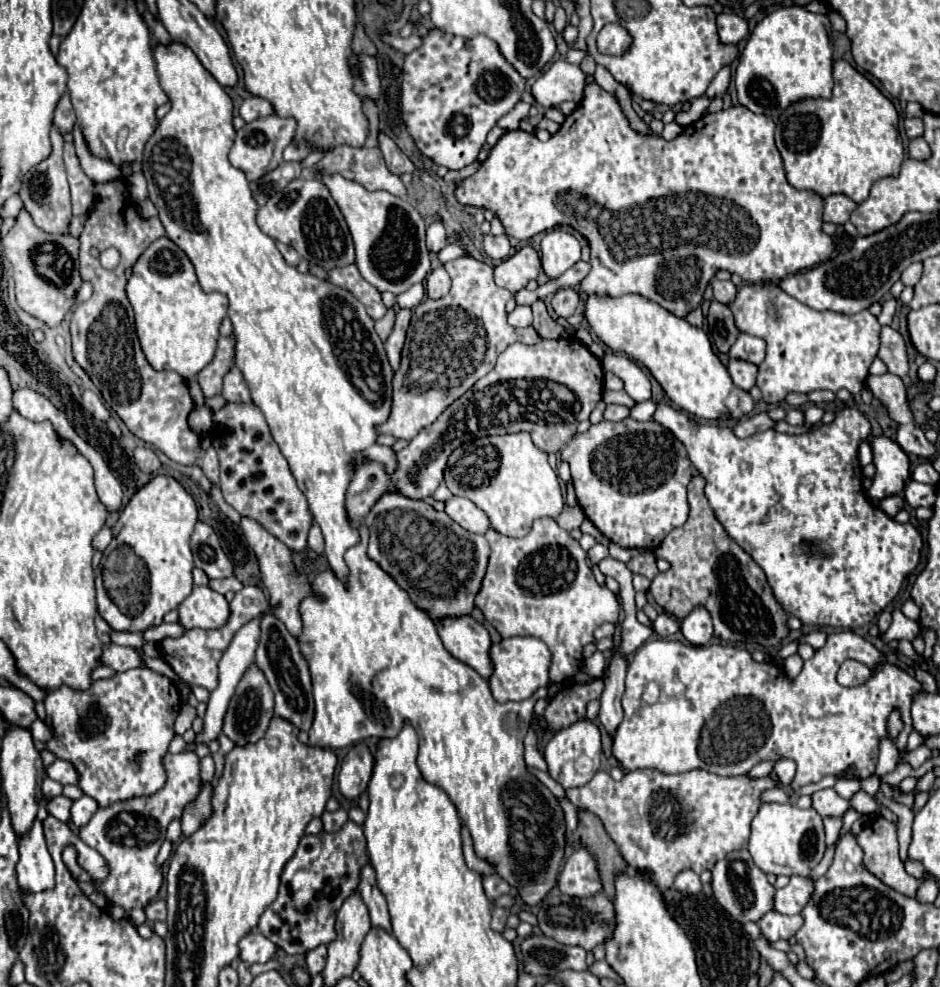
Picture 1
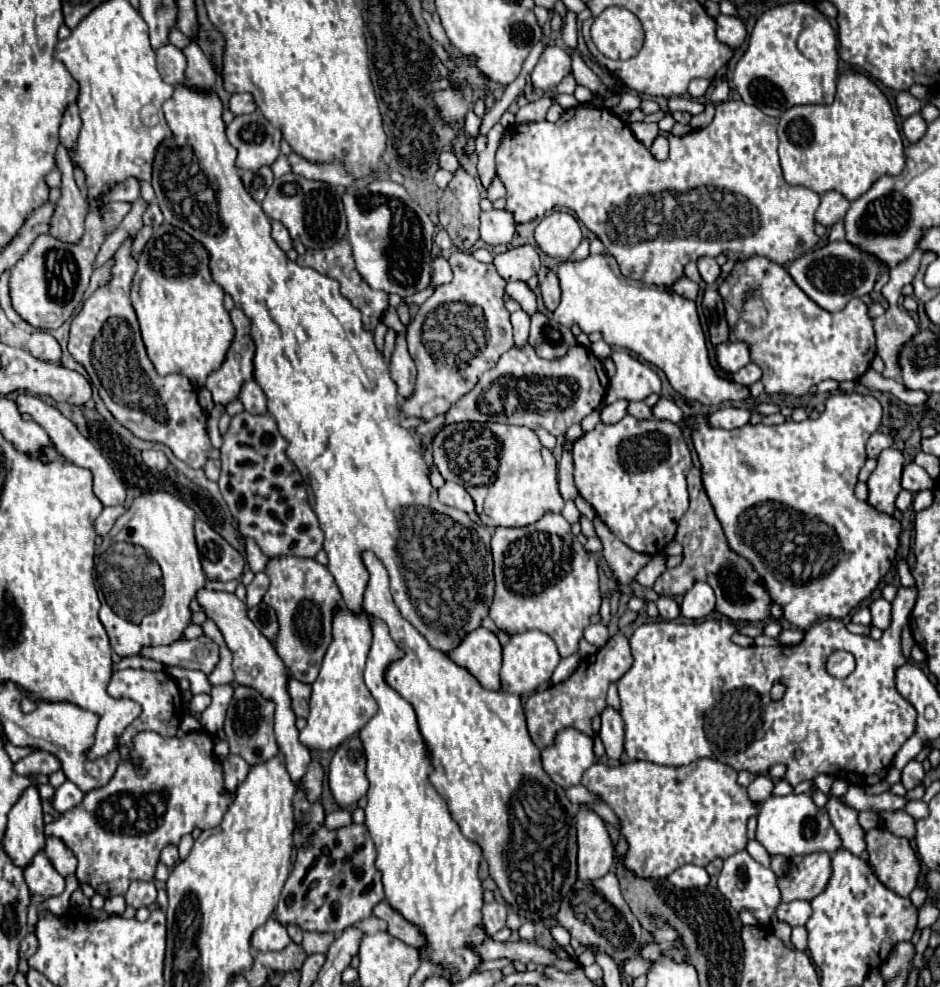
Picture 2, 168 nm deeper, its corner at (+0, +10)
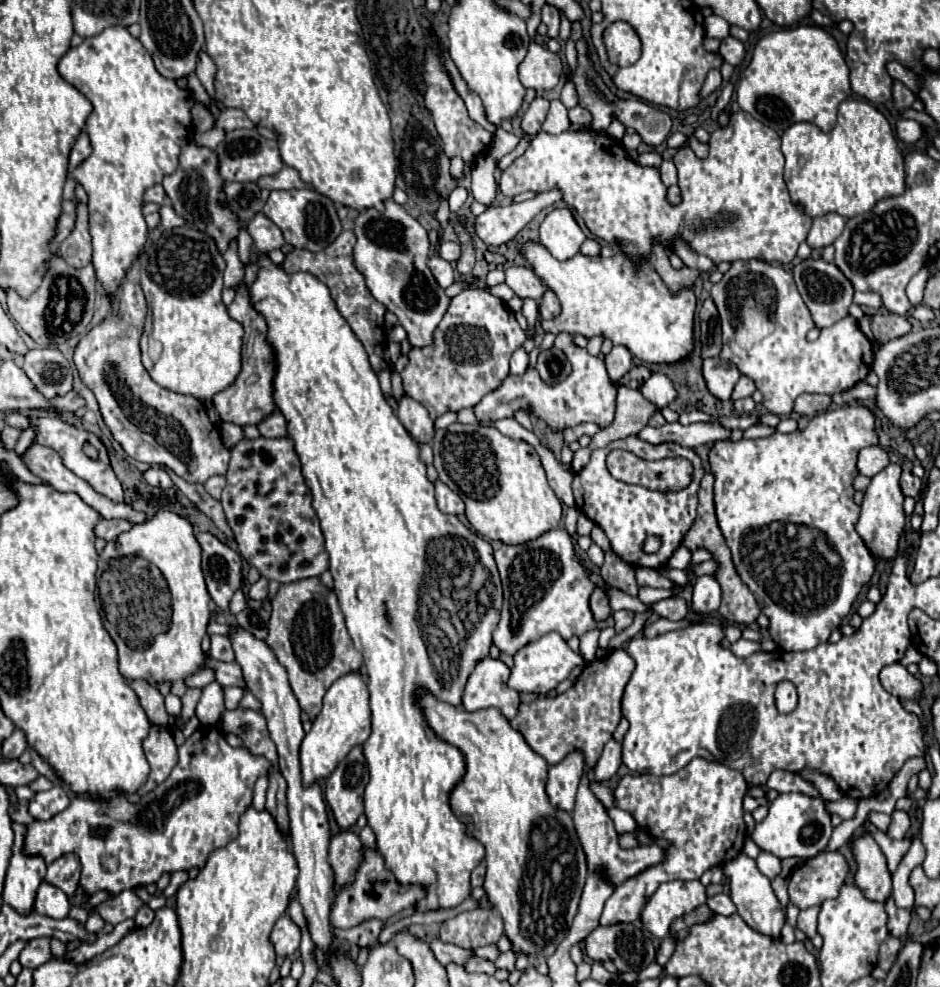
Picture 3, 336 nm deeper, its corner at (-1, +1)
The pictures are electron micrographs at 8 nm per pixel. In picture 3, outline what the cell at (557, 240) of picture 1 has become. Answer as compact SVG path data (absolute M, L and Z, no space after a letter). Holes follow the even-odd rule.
M568 208L552 210L540 226L540 244L558 260L570 260L586 240Z

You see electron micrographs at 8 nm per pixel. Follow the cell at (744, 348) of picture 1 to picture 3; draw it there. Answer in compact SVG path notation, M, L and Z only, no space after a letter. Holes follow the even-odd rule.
M706 358L704 360L704 378L706 378L708 390L716 398L730 400L732 390L740 378L740 370L732 362L722 362L722 358Z

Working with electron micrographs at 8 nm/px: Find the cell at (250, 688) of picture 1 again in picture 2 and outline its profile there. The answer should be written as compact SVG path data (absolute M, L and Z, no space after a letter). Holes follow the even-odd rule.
M235 685L235 695L229 703L223 731L227 733L229 751L241 755L249 765L259 765L279 755L279 747L273 733L273 703L265 701L259 693L253 693L253 689Z

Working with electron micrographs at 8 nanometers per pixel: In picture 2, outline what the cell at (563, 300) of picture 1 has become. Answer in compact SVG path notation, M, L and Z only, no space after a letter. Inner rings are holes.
M549 271L545 281L539 287L541 287L541 297L543 297L545 309L549 313L553 313L557 309L557 305L559 305L559 299L561 299L561 287L559 287L555 271Z

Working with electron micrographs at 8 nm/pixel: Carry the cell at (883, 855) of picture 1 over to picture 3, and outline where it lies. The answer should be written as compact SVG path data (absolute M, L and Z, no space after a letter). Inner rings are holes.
M892 896L886 900L886 912L888 912L888 930L892 936L900 938L908 932L908 924L910 924L910 910L906 908L898 908L892 900Z

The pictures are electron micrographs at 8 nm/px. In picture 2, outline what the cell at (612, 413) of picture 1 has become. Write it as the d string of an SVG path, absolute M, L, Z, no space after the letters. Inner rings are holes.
M637 401L637 403L629 403L629 413L635 417L635 419L651 419L653 413L651 413L651 407Z

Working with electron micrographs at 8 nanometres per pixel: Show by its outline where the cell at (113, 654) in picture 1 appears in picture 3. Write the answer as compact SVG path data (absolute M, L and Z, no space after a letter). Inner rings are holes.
M208 656L208 658L204 660L202 668L214 670L216 682L218 682L220 686L240 686L240 688L246 688L246 686L244 686L244 678L242 678L242 670L240 670L240 666L238 666L236 662L226 664L226 662L218 662L216 658Z

